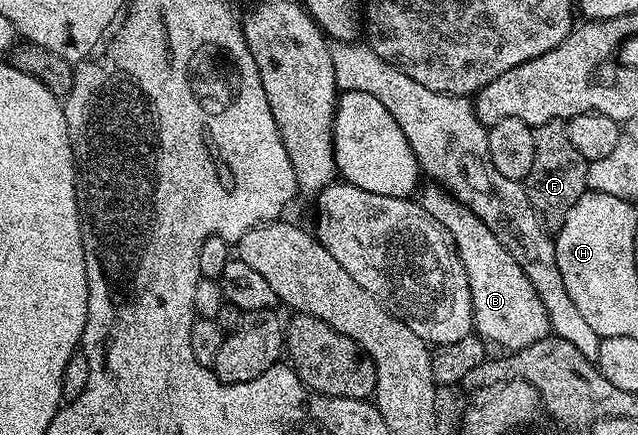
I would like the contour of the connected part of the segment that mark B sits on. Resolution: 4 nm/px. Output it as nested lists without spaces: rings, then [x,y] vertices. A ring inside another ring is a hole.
[[[424,184],[417,200],[423,210],[433,219],[437,219],[442,229],[447,230],[456,251],[459,252],[465,275],[469,275],[474,332],[484,342],[492,346],[500,345],[503,351],[524,349],[529,347],[529,343],[545,339],[551,333],[549,311],[545,311],[545,303],[541,303],[541,295],[535,290],[529,275],[521,271],[515,256],[497,240],[493,231],[489,231],[489,227],[485,227],[485,223],[481,223],[481,219],[477,219],[477,215],[473,215],[469,207],[452,197],[442,185]]]

